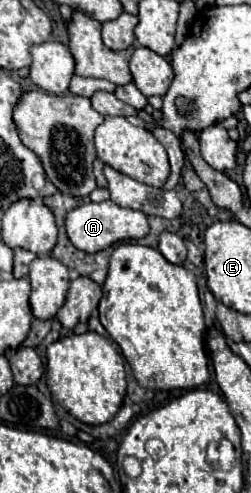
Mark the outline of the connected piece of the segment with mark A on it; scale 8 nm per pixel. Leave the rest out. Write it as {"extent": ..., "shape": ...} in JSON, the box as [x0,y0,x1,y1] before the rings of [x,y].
{"extent":[66,201,150,253],"shape":[[[90,201],[90,203],[84,203],[76,209],[72,209],[66,215],[68,239],[72,241],[72,245],[76,245],[76,249],[84,249],[86,253],[98,253],[98,251],[102,251],[118,241],[142,239],[148,235],[148,231],[150,231],[148,217],[142,211],[120,207],[114,201],[102,201],[102,203]]]}

